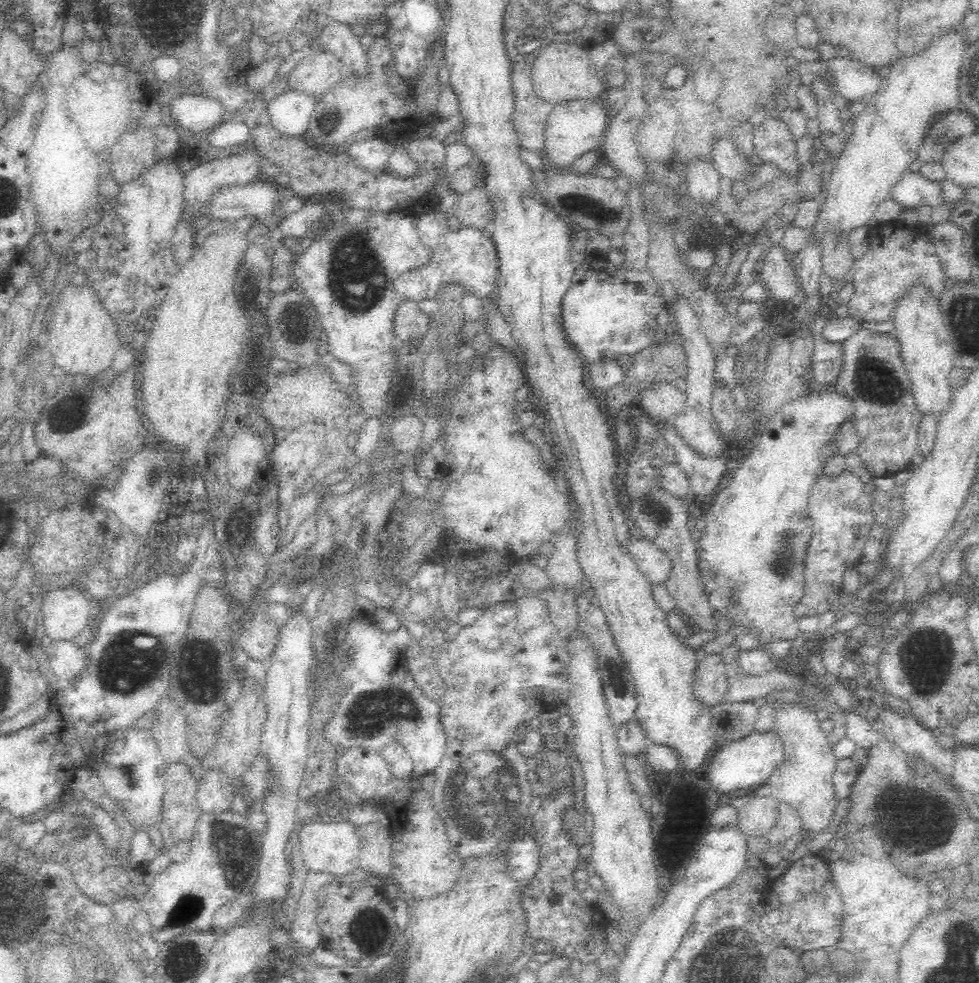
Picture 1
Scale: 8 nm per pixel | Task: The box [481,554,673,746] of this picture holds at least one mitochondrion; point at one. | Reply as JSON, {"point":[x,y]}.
{"point":[618,681]}

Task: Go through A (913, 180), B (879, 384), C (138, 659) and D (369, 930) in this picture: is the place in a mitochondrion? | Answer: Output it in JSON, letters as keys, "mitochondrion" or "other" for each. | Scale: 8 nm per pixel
{"A":"other","B":"mitochondrion","C":"mitochondrion","D":"mitochondrion"}

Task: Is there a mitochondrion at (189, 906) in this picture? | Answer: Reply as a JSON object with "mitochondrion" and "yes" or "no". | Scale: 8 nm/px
{"mitochondrion":"yes"}

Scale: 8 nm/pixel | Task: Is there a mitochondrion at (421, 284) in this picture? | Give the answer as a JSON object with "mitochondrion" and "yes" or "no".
{"mitochondrion":"no"}

